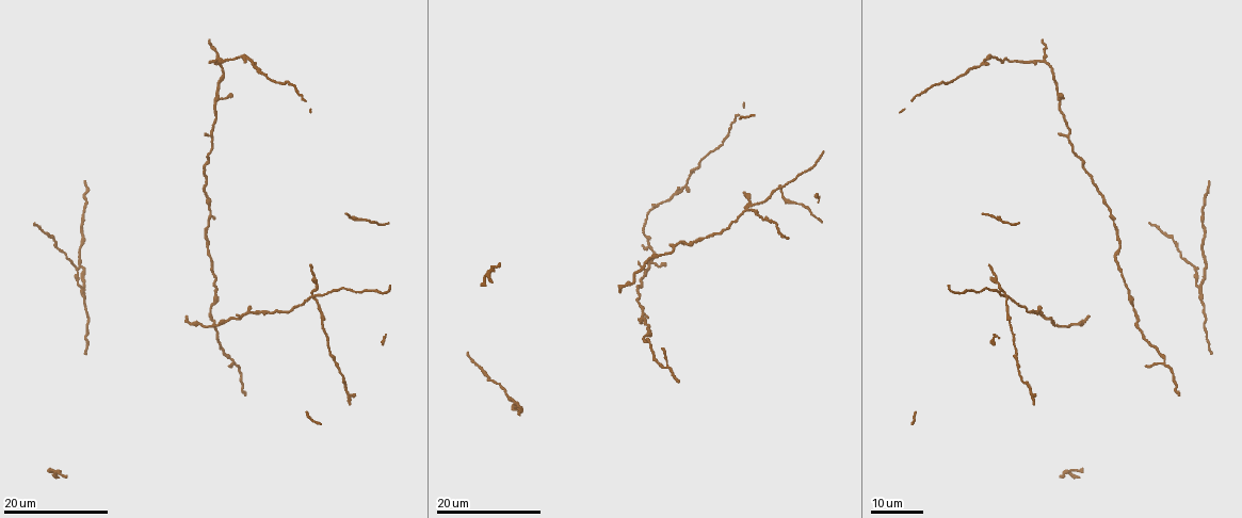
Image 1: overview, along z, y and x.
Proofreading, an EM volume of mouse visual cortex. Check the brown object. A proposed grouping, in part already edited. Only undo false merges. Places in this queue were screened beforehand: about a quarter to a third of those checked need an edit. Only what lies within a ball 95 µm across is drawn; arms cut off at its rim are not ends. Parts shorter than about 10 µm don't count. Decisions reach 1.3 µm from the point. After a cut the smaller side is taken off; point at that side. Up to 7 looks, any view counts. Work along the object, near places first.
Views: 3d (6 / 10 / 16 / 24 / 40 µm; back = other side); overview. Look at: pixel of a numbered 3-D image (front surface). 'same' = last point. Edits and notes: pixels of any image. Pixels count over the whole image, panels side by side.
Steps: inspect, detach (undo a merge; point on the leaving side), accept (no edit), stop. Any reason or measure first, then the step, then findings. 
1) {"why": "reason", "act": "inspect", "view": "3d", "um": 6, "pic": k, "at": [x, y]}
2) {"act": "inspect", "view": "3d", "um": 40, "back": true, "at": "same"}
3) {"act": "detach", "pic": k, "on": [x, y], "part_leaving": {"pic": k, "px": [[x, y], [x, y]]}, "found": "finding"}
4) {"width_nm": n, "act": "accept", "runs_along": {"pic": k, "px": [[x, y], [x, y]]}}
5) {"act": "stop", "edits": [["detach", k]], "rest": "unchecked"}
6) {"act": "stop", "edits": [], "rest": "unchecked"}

{"act": "inspect", "view": "3d", "um": 24, "pic": 1, "at": [665, 368]}

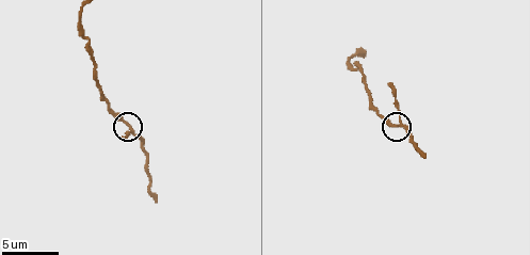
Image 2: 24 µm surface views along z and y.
{"act": "inspect", "view": "3d", "um": 6, "pic": 2, "at": [397, 126]}

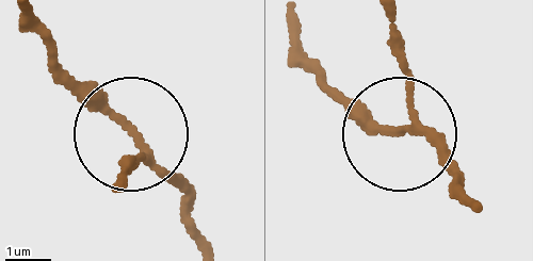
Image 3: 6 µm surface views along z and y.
{"act": "accept", "runs_along": {"pic": 3, "px": [[43, 28], [58, 62], [192, 196]]}, "found": "one neuron here"}

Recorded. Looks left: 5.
{"why": "two arms in line, one across", "act": "inspect", "view": "3d", "um": 24, "pic": 1, "at": [213, 139]}

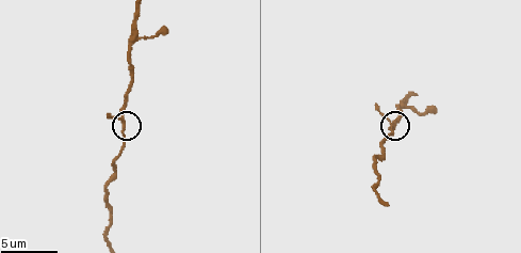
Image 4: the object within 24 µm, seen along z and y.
{"why": "zoom in", "act": "inspect", "view": "3d", "um": 6, "pic": 4, "at": [122, 129]}

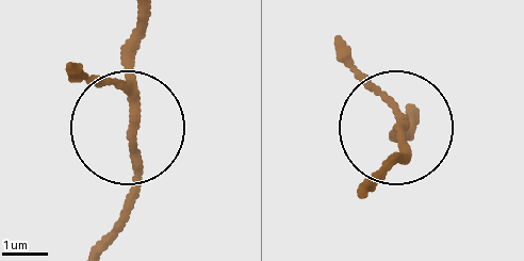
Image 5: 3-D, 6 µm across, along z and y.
{"arms": 3, "act": "accept", "runs_along": {"pic": 5, "px": [[101, 244], [135, 186], [135, 19]]}, "found": "one neuron here"}

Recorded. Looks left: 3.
{"why": "calibre changes", "act": "inspect", "view": "3d", "um": 6, "pic": 2, "at": [356, 55]}

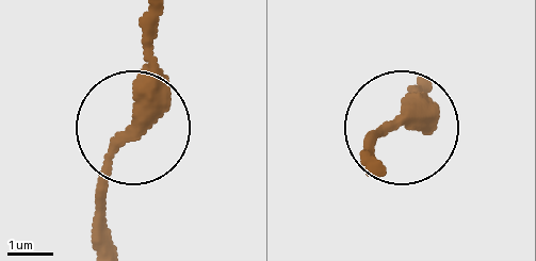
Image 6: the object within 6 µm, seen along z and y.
{"width_nm": 310, "act": "accept", "runs_along": {"pic": 6, "px": [[422, 83], [410, 114], [364, 148]]}, "found": "one neuron here"}

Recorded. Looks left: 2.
{"act": "inspect", "view": "3d", "um": 24, "pic": 1, "at": [745, 209]}

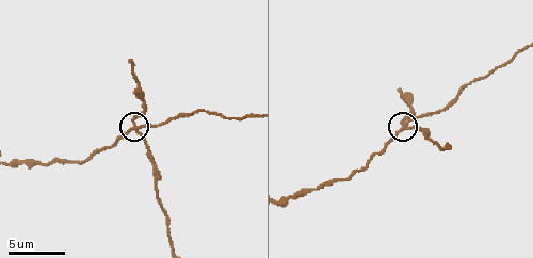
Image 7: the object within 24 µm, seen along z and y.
{"act": "inspect", "view": "3d", "um": 6, "pic": 7, "at": [135, 126]}

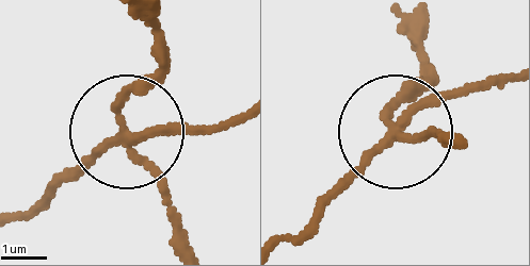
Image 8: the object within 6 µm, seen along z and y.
{"width_nm": 180, "act": "detach", "pic": 8, "on": [82, 162], "found": "two neurons meet here"}

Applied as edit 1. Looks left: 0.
{"act": "stop", "edits": [["detach", 8]], "rest": "unchecked"}

